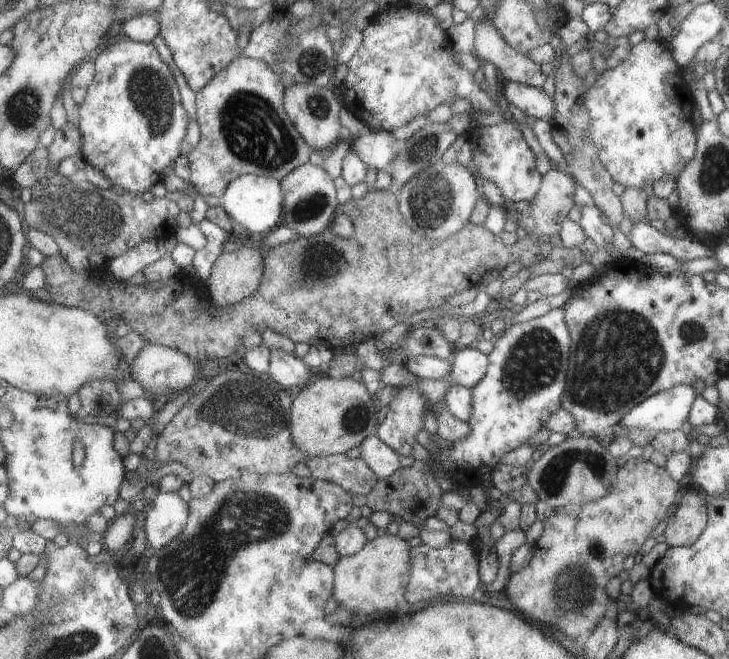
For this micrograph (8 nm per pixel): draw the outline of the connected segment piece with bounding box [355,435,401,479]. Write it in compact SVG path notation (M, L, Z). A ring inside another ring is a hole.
M376 435L365 438L355 455L365 462L376 479L386 478L401 467L397 452L383 444Z

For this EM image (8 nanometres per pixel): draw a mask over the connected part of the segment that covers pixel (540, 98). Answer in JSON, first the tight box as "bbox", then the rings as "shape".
{"bbox":[503,82,554,122],"shape":[[[509,82],[503,95],[506,101],[516,106],[525,116],[548,122],[554,114],[552,98],[541,88],[534,88],[522,83]]]}

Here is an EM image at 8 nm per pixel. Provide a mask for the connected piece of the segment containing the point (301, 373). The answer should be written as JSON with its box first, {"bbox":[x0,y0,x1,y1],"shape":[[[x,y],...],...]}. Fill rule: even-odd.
{"bbox":[268,350,314,392],"shape":[[[273,350],[268,374],[279,385],[296,392],[309,385],[314,371],[303,359],[282,350]]]}

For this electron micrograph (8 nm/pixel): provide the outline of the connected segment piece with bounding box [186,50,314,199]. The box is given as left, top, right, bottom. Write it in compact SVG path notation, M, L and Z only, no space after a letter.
M243 54L223 70L213 81L196 93L196 116L201 138L186 156L191 164L191 181L198 193L220 199L228 190L229 184L244 175L255 174L275 178L281 182L298 167L309 161L314 150L303 139L284 106L287 88L277 74L263 60Z

